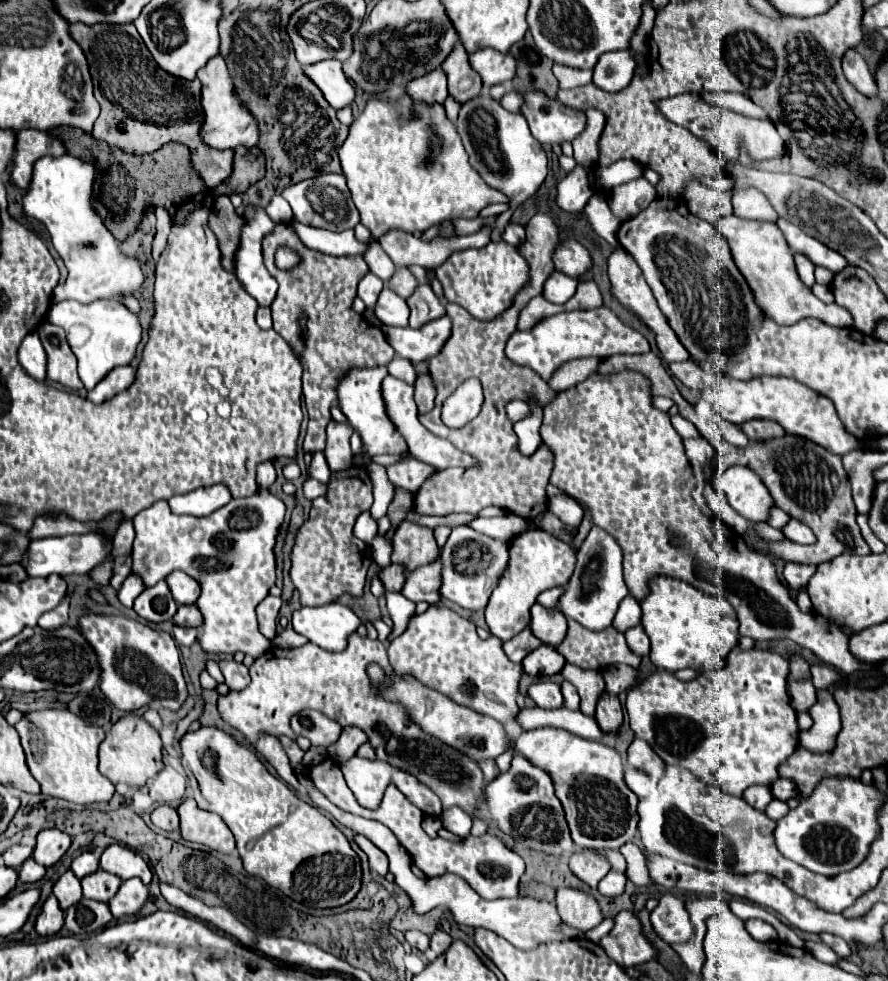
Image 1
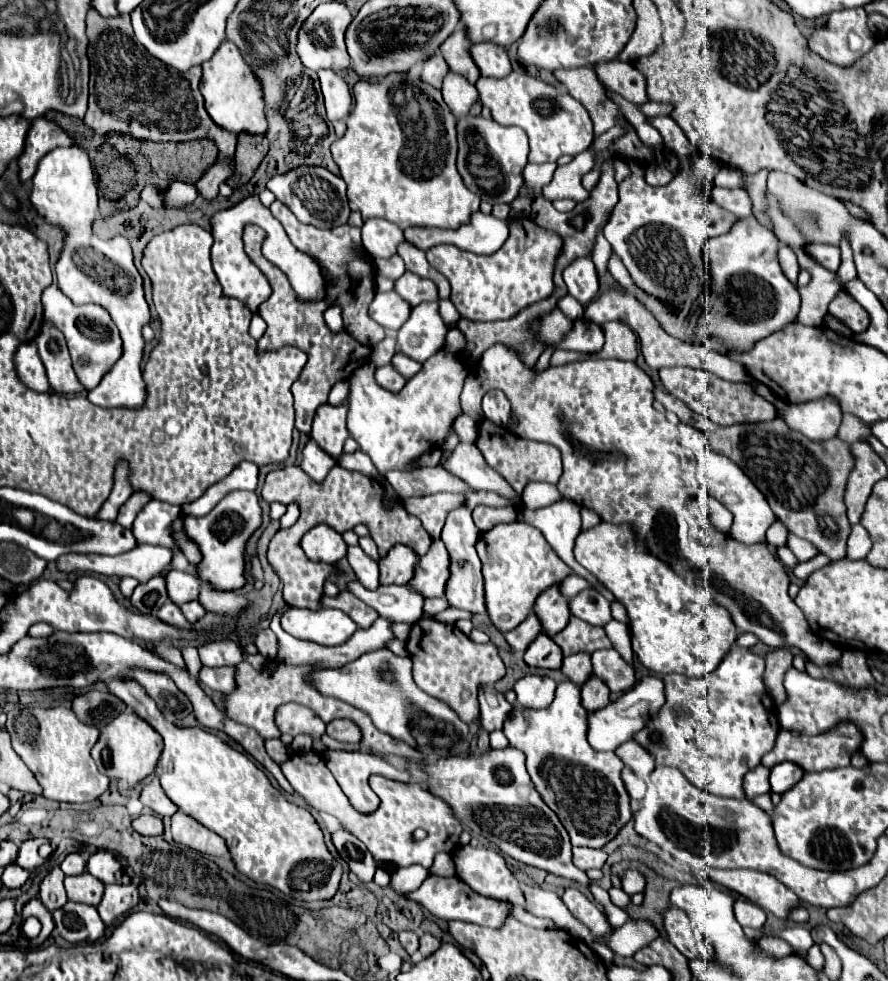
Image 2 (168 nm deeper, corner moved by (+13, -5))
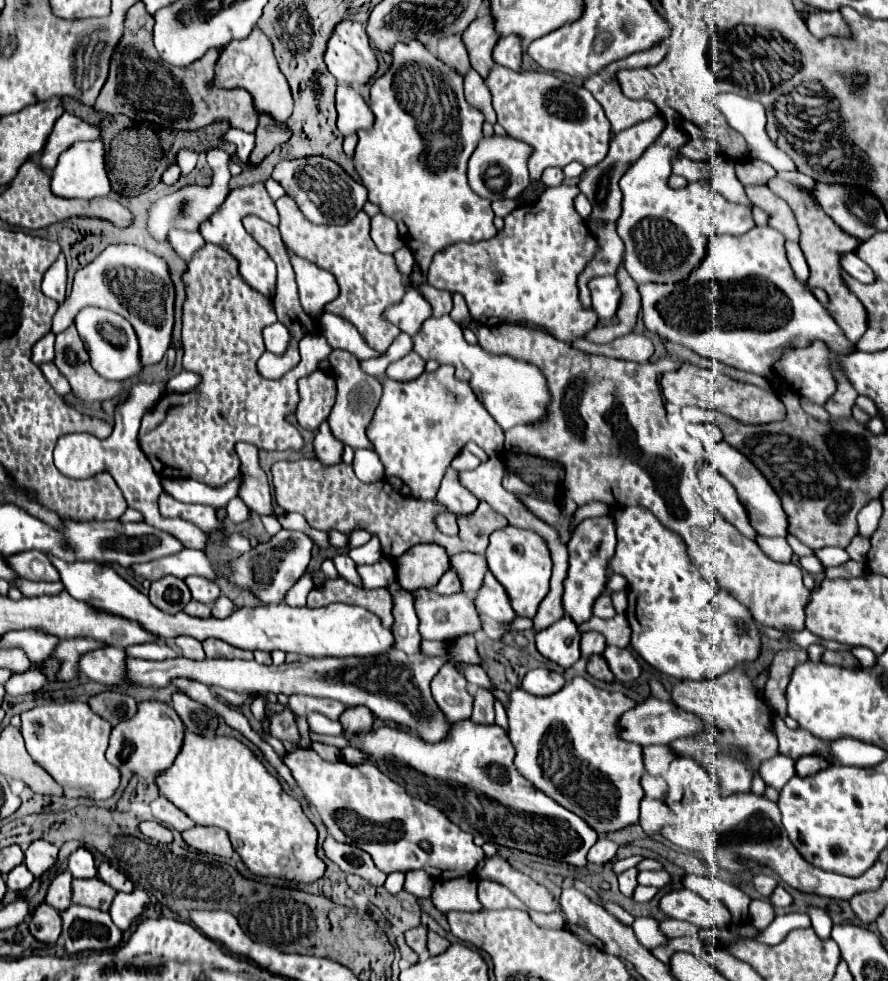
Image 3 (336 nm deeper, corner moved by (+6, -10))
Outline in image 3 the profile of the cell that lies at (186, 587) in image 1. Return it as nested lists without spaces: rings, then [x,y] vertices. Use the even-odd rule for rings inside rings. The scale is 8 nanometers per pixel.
[[[188,576],[186,578],[186,584],[192,592],[192,598],[204,602],[204,604],[214,604],[216,598],[220,596],[220,588],[216,582],[208,580],[208,578],[202,578],[202,576]]]

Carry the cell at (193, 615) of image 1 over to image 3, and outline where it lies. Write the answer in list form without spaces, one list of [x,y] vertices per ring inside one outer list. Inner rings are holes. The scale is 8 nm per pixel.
[[[220,596],[220,598],[214,602],[214,606],[212,606],[212,616],[226,618],[226,616],[228,616],[228,614],[232,614],[234,610],[236,610],[234,602],[232,602],[230,598],[226,598],[226,596]]]

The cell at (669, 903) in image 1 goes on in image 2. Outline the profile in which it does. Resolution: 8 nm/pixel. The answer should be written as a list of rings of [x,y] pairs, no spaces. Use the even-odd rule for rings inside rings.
[[[669,907],[667,911],[663,911],[663,931],[669,943],[675,945],[687,959],[695,959],[695,957],[713,959],[713,947],[697,945],[693,931],[689,927],[689,919],[681,909]]]

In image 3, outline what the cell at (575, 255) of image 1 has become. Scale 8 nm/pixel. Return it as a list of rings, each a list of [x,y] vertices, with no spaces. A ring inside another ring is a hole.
[[[600,276],[590,280],[592,290],[592,306],[602,320],[612,320],[616,316],[622,292],[618,280],[614,276]]]

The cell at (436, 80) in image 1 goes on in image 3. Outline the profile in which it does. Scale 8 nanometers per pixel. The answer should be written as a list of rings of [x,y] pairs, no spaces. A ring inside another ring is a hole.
[[[452,34],[452,36],[440,38],[436,54],[446,64],[452,64],[452,68],[456,68],[458,72],[466,74],[470,70],[470,58],[468,58],[468,50],[462,42],[462,34]]]

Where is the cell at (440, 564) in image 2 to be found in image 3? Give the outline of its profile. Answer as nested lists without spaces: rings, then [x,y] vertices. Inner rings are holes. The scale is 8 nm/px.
[[[462,552],[452,556],[452,570],[460,572],[462,576],[462,590],[468,592],[468,596],[476,596],[482,580],[488,572],[488,562],[484,554],[472,554],[472,552]]]

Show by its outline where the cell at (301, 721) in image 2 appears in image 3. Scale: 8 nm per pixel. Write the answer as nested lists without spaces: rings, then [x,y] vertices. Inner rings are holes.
[[[290,710],[284,712],[268,712],[270,720],[270,734],[276,736],[278,740],[288,740],[292,744],[298,744],[300,732],[296,728],[296,720]]]

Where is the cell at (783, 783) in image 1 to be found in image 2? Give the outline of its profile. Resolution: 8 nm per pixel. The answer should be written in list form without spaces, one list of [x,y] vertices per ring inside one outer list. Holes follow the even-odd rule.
[[[779,763],[777,767],[771,769],[771,775],[769,775],[771,791],[777,793],[777,795],[783,795],[783,793],[787,793],[801,777],[803,777],[803,771],[801,771],[795,763]]]

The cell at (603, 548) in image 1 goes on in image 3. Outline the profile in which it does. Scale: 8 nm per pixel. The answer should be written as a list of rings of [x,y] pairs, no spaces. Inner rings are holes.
[[[604,594],[604,596],[600,596],[600,600],[596,600],[594,614],[600,616],[600,618],[612,618],[612,616],[616,616],[612,600],[610,600],[610,594]]]

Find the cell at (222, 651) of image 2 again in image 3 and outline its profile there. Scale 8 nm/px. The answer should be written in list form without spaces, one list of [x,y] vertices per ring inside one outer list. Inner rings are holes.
[[[216,638],[204,640],[202,646],[204,646],[204,652],[206,652],[208,658],[242,658],[242,660],[252,660],[254,658],[252,650],[242,650],[242,648],[230,646],[222,640],[216,640]]]

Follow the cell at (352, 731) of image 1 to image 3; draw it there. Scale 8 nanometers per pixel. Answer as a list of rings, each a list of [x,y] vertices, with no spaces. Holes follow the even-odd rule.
[[[352,706],[340,714],[340,722],[346,732],[368,732],[372,730],[374,714],[366,706]]]

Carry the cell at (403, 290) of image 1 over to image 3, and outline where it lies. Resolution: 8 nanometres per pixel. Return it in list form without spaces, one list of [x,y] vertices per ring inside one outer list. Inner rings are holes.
[[[430,284],[420,286],[420,292],[422,292],[422,296],[426,296],[428,302],[432,304],[436,318],[440,318],[440,316],[444,316],[444,314],[450,314],[450,310],[452,310],[452,294],[450,294],[450,292],[438,290],[438,288],[430,286]]]

